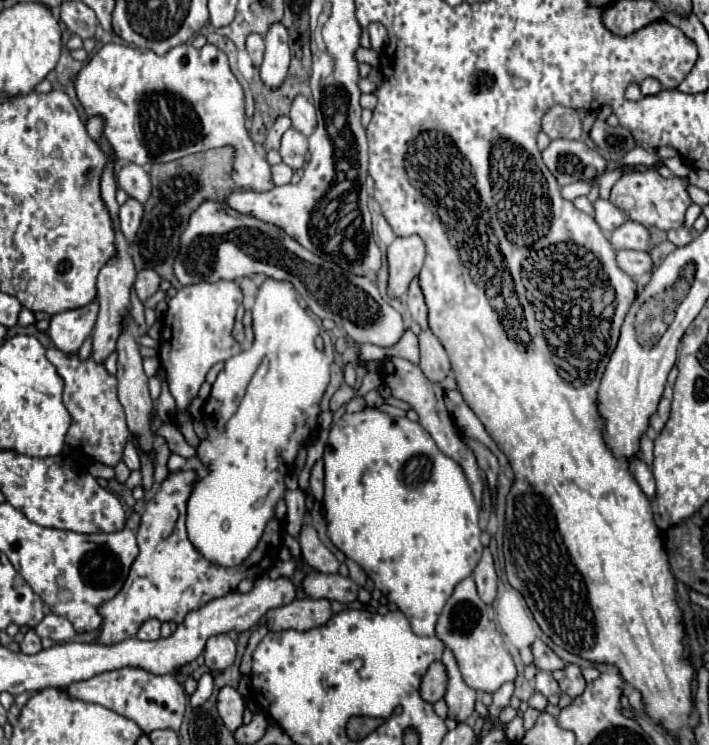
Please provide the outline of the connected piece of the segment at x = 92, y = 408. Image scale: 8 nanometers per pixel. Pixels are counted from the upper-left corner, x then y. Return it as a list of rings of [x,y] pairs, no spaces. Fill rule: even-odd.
[[[50,348],[46,352],[46,358],[56,366],[56,372],[64,380],[62,398],[64,398],[66,410],[72,416],[66,442],[76,450],[82,450],[96,462],[102,462],[106,466],[116,466],[130,438],[124,408],[118,402],[118,394],[116,394],[116,378],[110,376],[106,368],[102,364],[96,364],[92,358],[88,358],[86,362],[80,362],[76,356],[68,358],[56,348]]]

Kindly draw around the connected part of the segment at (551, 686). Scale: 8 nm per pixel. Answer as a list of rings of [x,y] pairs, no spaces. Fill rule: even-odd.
[[[538,672],[536,674],[536,678],[534,678],[534,682],[536,682],[536,690],[538,692],[542,692],[544,696],[550,696],[550,694],[558,694],[560,692],[560,688],[558,688],[558,682],[552,678],[552,674],[548,674],[548,672]]]

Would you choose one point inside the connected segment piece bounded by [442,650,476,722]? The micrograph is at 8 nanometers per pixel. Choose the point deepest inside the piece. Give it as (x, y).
(460, 699)

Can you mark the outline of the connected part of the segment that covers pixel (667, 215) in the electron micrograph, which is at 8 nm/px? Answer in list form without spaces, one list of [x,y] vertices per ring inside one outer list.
[[[632,172],[624,174],[612,188],[610,192],[610,202],[622,208],[622,212],[646,226],[646,228],[660,228],[660,230],[670,230],[670,228],[680,228],[684,224],[684,214],[686,208],[692,204],[692,198],[688,194],[688,178],[664,178],[658,172]]]

